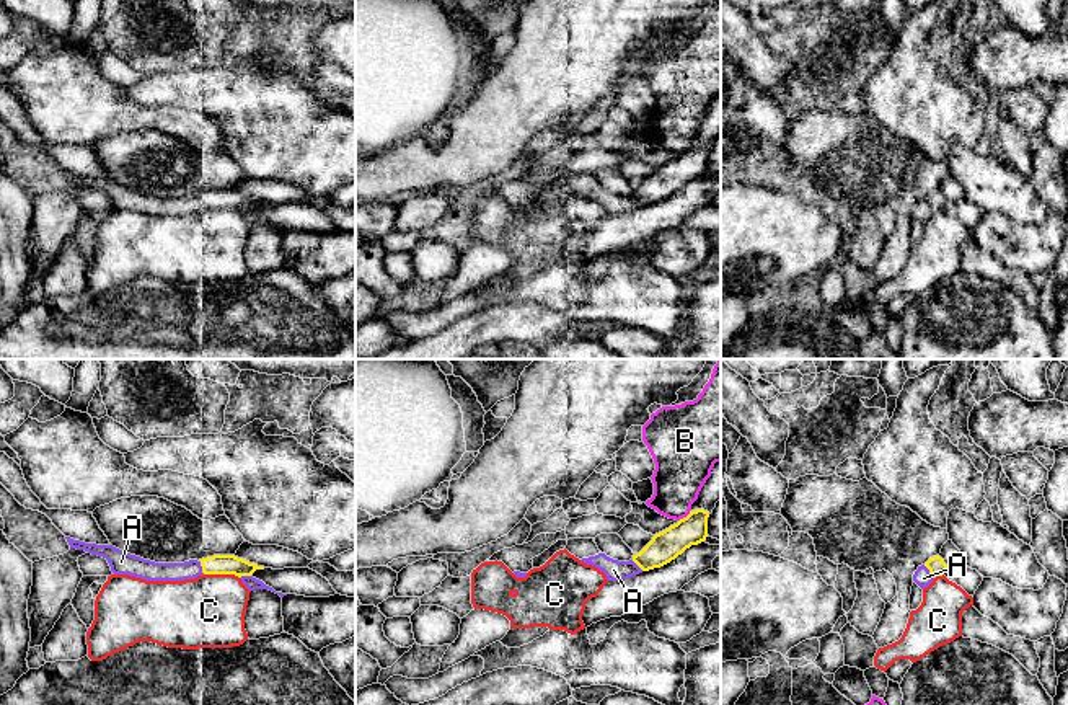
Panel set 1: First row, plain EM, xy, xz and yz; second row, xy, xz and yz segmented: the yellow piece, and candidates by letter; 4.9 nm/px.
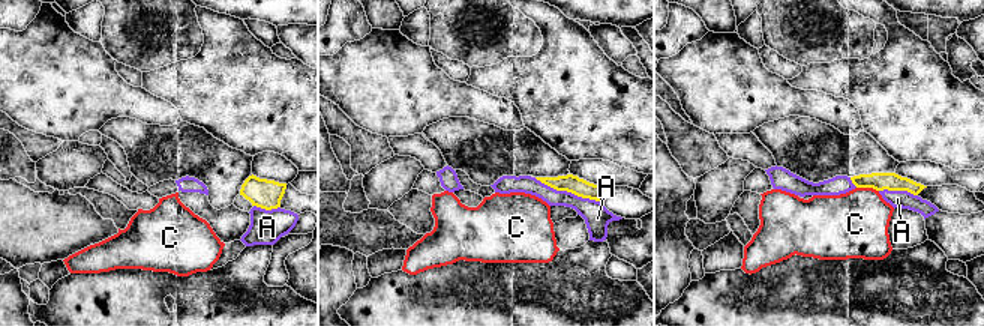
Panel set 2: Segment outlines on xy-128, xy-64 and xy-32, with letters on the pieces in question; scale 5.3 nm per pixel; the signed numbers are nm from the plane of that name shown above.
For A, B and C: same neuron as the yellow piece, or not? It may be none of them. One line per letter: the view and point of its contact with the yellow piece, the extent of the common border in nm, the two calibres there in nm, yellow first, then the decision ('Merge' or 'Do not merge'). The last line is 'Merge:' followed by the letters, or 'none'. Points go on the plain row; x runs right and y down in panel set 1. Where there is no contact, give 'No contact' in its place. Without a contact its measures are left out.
A: Touches yellow at xy (201, 199). Shared border 80 nm. Thickness 100 nm (yellow) against 100 nm. Merge
B: Touches yellow at xz (687, 150). Shared border 90 nm. Thickness 150 nm (yellow) against 280 nm. Do not merge
C: Touches yellow at xy (222, 208). Shared border 180 nm. Thickness 100 nm (yellow) against 360 nm. Do not merge
Merge: A

